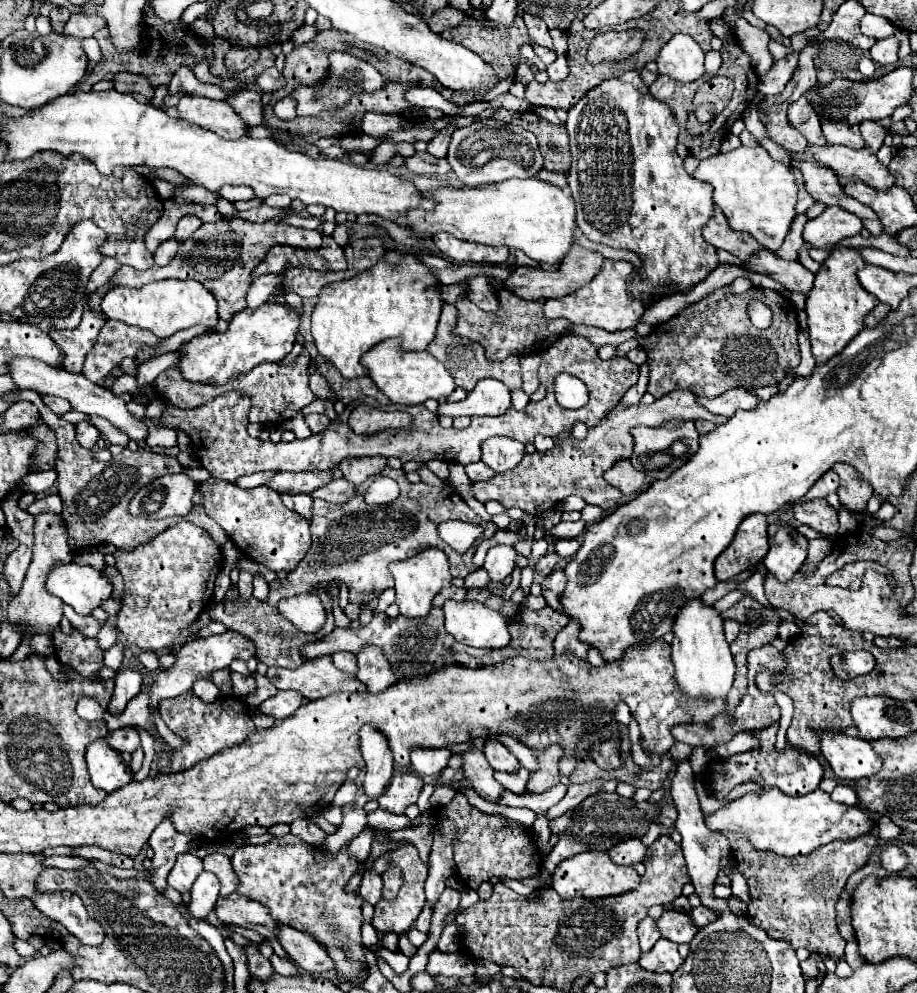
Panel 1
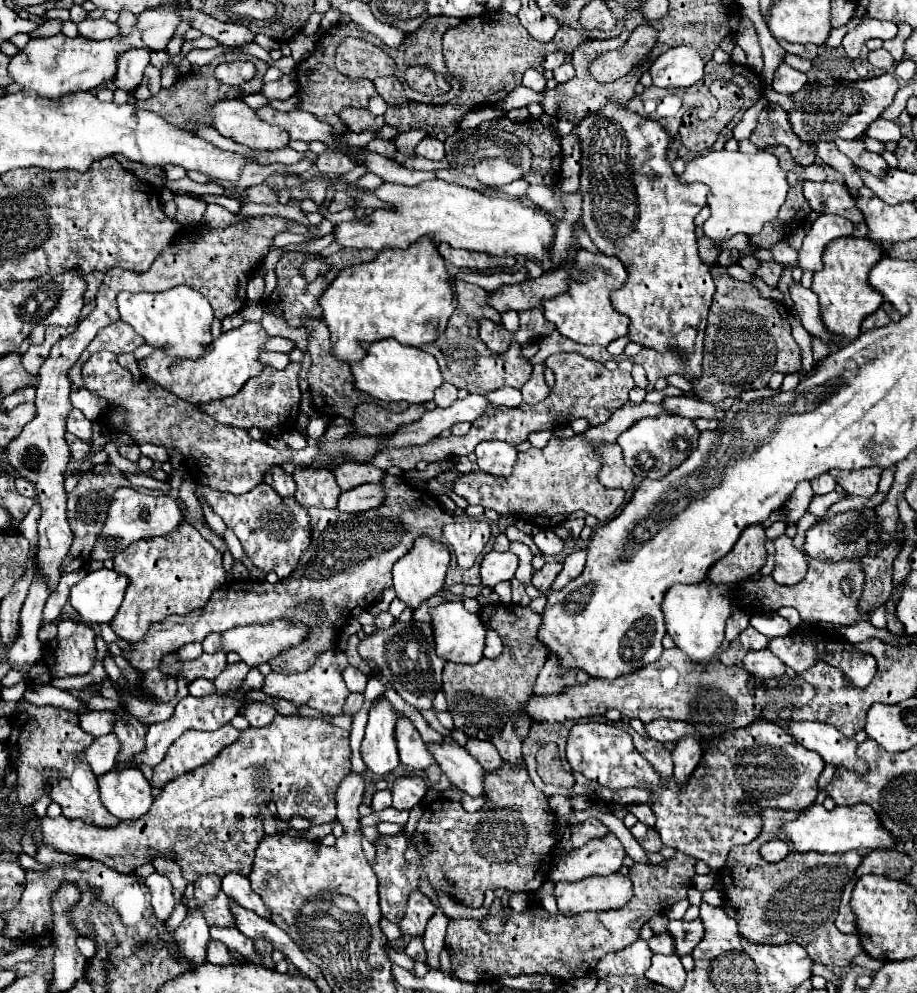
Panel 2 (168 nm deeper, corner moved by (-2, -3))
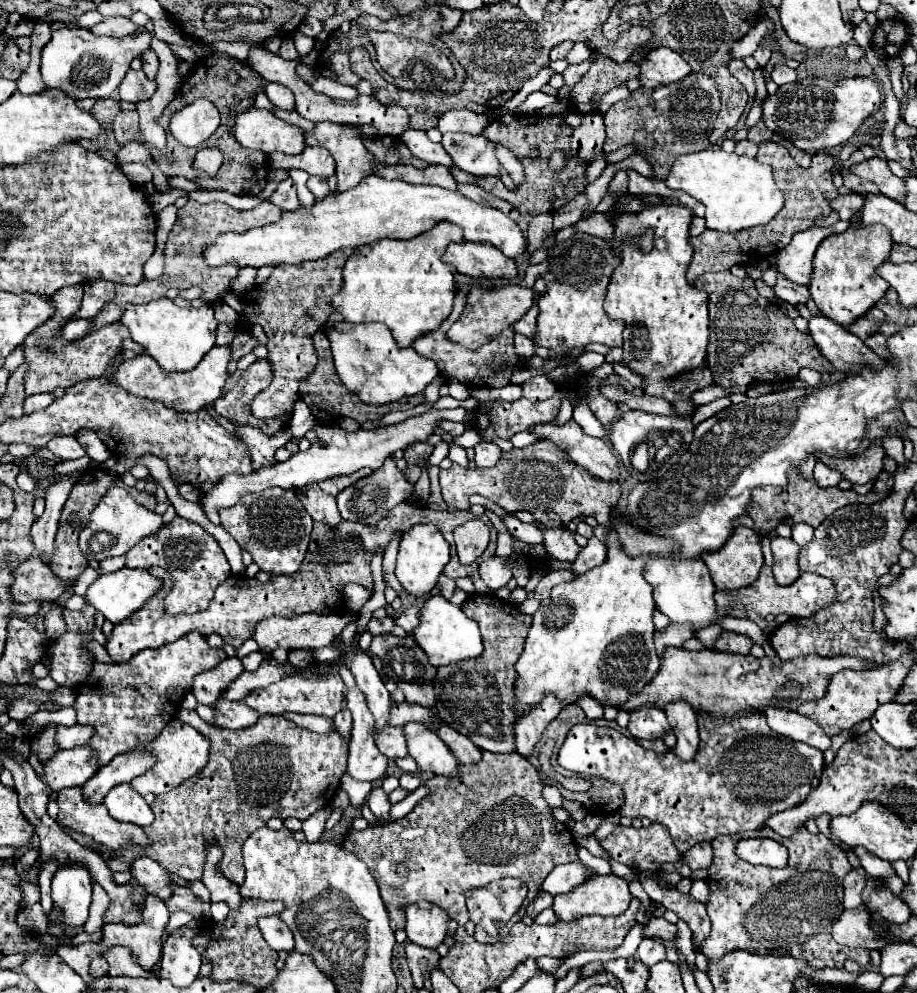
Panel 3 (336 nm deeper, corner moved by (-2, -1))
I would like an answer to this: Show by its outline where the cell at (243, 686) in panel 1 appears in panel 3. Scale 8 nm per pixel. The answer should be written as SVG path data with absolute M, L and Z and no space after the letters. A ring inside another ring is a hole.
M287 713L285 719L293 721L295 725L303 727L303 729L309 729L309 731L315 731L315 733L333 733L335 731L335 725L333 725L333 719L329 717L319 717L319 715L297 715L297 713Z

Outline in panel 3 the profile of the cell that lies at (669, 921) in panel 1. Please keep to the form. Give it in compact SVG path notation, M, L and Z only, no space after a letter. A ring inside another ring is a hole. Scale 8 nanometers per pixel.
M643 939L637 949L637 959L641 959L645 965L655 965L665 959L665 945L655 939Z

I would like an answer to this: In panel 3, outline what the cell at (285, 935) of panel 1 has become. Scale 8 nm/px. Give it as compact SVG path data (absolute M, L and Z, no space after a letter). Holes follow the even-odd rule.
M207 841L207 853L205 853L205 867L203 867L203 885L211 893L211 901L225 901L229 903L231 911L239 909L243 897L239 895L239 887L227 881L227 877L219 871L221 863L221 849L215 845L215 841Z

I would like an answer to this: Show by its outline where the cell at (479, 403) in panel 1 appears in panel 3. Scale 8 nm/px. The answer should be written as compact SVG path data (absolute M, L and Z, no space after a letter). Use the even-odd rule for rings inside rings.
M449 409L449 411L431 411L431 413L425 413L425 415L419 415L419 417L411 417L403 423L397 423L397 425L381 425L377 429L371 429L371 431L365 431L365 429L359 429L357 433L347 433L343 431L341 427L337 425L325 425L325 423L317 423L313 427L313 431L317 433L317 443L311 445L309 451L299 451L295 455L291 455L287 461L283 463L275 463L267 469L257 469L253 473L249 473L247 476L243 475L226 475L216 485L215 489L207 491L201 495L199 499L199 505L203 507L203 513L207 515L207 519L211 523L219 521L219 513L217 513L217 507L215 505L221 505L221 507L231 507L233 503L237 503L241 497L246 493L257 493L257 491L263 491L263 489L269 489L269 487L281 487L281 489L299 489L311 481L319 483L319 481L325 481L325 479L331 479L331 477L337 477L337 475L351 475L363 467L369 467L369 469L379 469L383 465L383 461L399 451L399 449L407 449L411 447L413 443L417 441L425 441L433 429L437 427L437 421L441 419L449 419L449 421L463 422L463 413L467 413L465 409Z

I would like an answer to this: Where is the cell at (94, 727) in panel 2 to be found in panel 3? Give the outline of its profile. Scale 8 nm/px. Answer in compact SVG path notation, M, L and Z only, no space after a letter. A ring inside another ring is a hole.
M73 725L73 727L57 727L57 735L55 735L55 743L59 745L59 749L73 749L73 747L81 747L87 745L87 741L91 739L93 729L89 725Z

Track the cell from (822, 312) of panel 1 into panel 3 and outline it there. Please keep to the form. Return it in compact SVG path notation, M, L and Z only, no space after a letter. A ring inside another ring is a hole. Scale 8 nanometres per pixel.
M851 223L845 233L827 237L815 253L813 279L809 285L811 297L821 313L843 327L849 327L867 313L889 289L887 281L877 275L877 267L889 259L891 247L891 233L883 225Z

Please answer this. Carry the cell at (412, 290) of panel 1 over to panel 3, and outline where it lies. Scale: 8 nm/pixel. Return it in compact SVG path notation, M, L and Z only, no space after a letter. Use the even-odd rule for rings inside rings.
M437 221L433 229L427 233L421 233L413 239L407 241L397 241L397 239L383 239L375 241L371 245L357 247L355 253L347 259L345 269L343 269L343 279L345 285L343 289L333 297L333 309L339 311L347 323L371 323L371 321L381 321L389 327L393 333L393 339L399 343L399 347L409 347L419 335L439 327L445 317L449 317L451 307L453 307L453 297L457 295L457 271L441 261L441 255L445 253L449 243L461 243L463 231L449 223L449 221Z

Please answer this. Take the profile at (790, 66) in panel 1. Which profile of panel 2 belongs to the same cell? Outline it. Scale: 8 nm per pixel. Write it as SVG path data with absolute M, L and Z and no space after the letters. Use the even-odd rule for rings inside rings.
M781 63L779 69L775 71L775 79L773 79L773 89L777 93L797 93L803 85L807 83L807 75L789 67L787 63Z

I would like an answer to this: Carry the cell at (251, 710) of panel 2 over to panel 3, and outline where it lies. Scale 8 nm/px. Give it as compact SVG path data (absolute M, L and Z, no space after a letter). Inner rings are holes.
M219 701L219 705L213 705L213 717L221 729L245 729L257 721L259 713L243 701Z

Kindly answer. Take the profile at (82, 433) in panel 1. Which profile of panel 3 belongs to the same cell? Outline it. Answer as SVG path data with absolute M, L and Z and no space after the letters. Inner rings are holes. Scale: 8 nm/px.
M53 437L49 443L47 443L47 449L59 457L59 459L79 459L85 455L83 447L77 443L75 437Z

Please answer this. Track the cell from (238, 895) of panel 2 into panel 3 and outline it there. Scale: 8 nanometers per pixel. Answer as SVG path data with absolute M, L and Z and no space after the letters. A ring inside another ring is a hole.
M281 917L259 919L259 929L271 949L275 949L275 951L291 951L293 949L293 933L281 921Z

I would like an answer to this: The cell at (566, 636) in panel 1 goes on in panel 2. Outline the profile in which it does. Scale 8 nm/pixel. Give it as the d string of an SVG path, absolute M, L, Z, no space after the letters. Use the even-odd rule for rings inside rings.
M551 655L545 663L545 667L541 669L539 677L537 677L537 683L535 683L535 689L533 693L535 695L545 695L545 693L559 693L565 689L565 685L573 685L575 683L575 675L577 671L571 669L563 669L561 663L559 663L559 657L557 655Z

